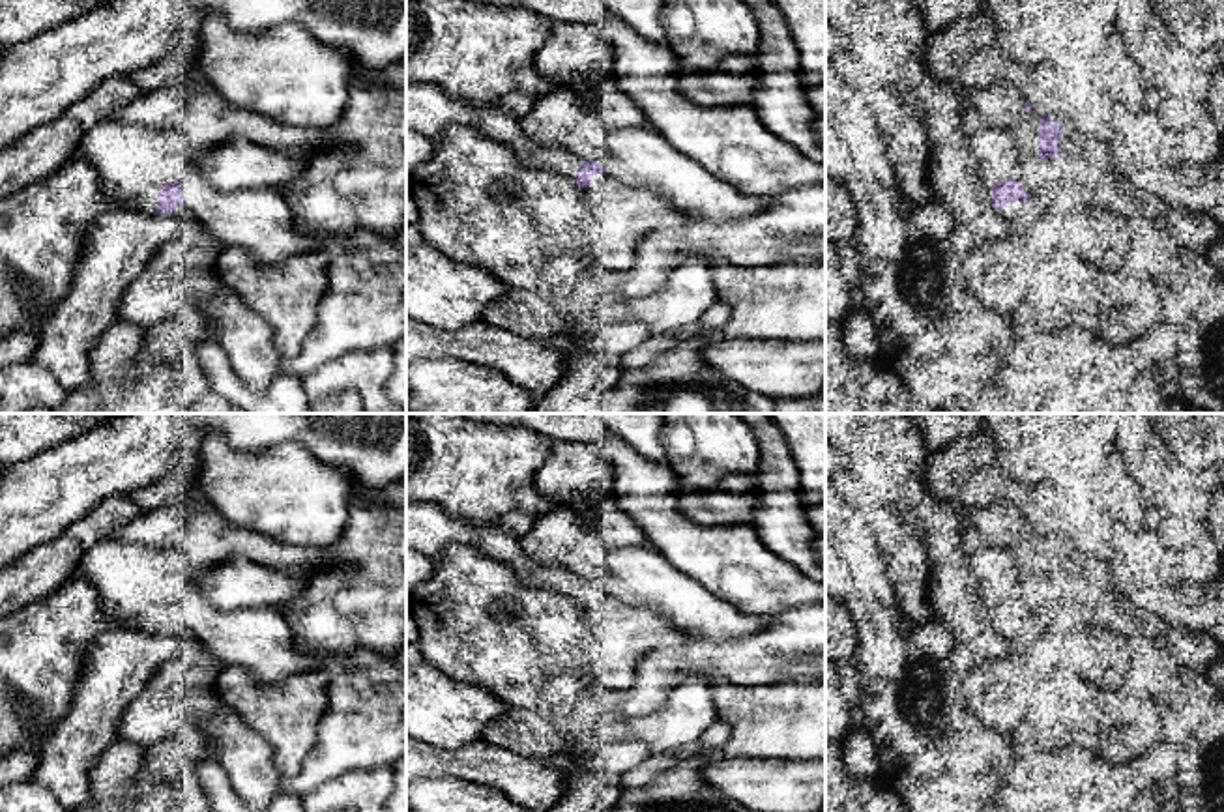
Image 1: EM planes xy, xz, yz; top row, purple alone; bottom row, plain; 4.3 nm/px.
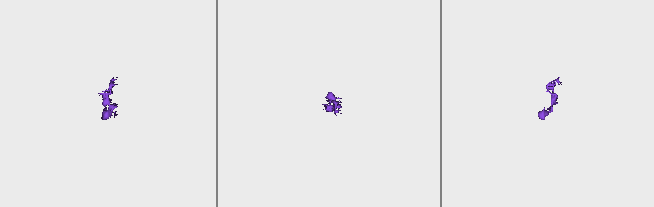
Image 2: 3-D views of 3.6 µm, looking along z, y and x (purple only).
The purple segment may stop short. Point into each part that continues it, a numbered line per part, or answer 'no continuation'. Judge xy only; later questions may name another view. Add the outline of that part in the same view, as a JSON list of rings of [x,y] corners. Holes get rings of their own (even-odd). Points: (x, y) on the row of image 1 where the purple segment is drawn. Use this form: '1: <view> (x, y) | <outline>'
1: xy (259, 219) | [[[187,165],[180,178],[182,196],[200,228],[226,245],[249,251],[260,262],[283,262],[324,249],[350,253],[374,268],[391,269],[402,262],[397,238],[359,228],[348,236],[313,236],[303,232],[279,187],[217,191],[198,170]]]

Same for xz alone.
1: xz (635, 156) | [[[648,125],[605,127],[597,163],[619,183],[649,187],[696,221],[741,221],[762,213],[775,200],[724,183]]]

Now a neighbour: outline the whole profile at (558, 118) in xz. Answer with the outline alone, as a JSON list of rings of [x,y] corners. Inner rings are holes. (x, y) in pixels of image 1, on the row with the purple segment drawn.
[[[565,86],[539,95],[520,125],[532,144],[561,148],[578,163],[597,161],[603,153],[606,125]]]

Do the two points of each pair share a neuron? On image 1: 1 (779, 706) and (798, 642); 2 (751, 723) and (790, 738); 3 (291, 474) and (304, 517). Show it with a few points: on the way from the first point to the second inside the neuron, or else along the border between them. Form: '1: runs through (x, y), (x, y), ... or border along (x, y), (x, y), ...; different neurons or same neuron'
1: border along (805, 680), (743, 687); different neurons
2: runs through (760, 723), (775, 723), (781, 728); same neuron
3: runs through (291, 485), (291, 492), (304, 506); same neuron

